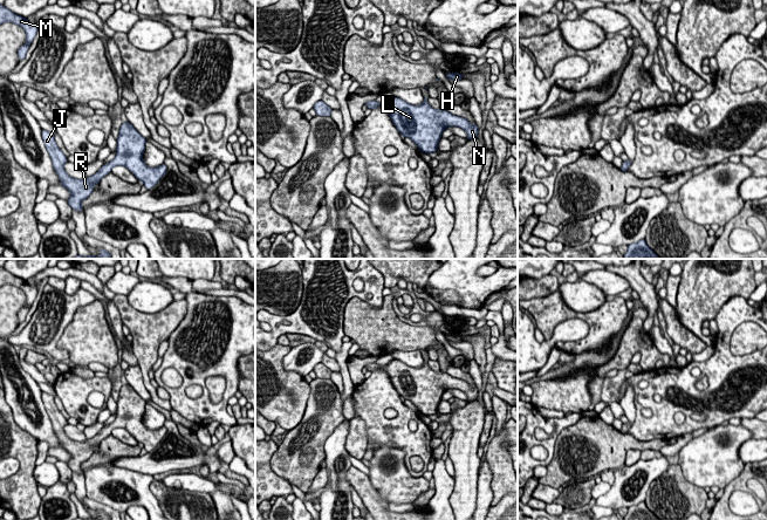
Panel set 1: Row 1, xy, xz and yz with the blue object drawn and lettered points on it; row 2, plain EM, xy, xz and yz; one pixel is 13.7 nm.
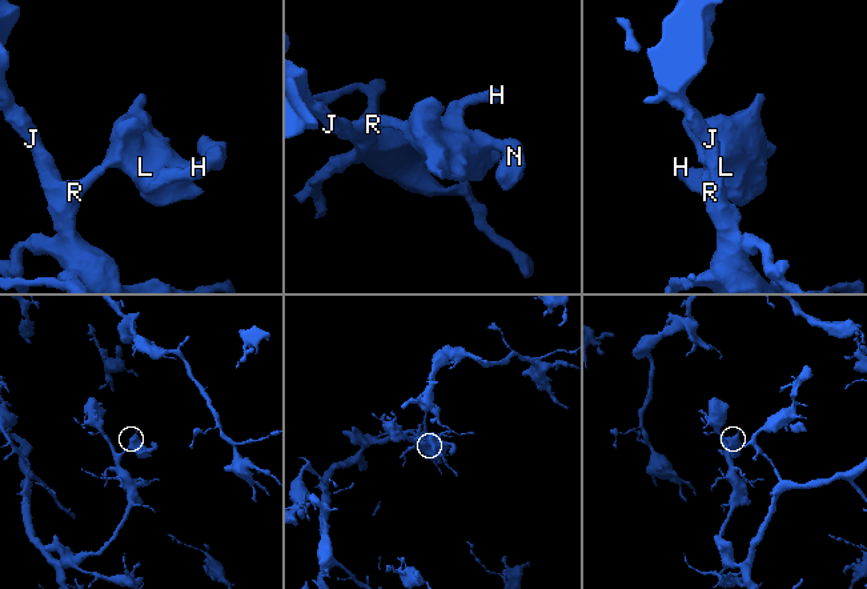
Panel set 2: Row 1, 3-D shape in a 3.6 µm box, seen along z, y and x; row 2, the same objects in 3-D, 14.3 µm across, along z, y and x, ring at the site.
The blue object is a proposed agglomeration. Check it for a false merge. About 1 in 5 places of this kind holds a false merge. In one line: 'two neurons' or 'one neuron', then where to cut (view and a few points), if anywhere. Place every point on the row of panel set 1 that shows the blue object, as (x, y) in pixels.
one neuron; cut none

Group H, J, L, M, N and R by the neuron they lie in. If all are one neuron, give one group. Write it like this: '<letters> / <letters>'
H J L M N R

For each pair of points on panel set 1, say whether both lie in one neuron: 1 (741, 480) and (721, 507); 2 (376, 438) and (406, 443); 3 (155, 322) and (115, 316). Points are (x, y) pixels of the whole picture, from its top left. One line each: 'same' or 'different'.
1: same
2: same
3: different

